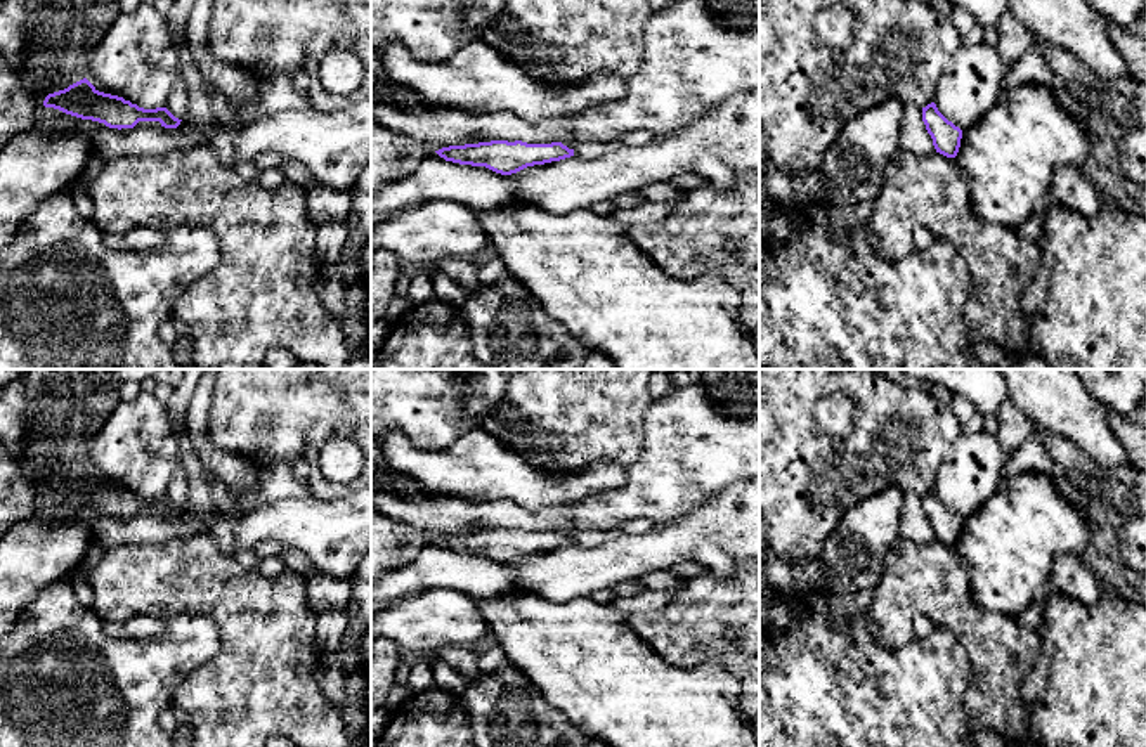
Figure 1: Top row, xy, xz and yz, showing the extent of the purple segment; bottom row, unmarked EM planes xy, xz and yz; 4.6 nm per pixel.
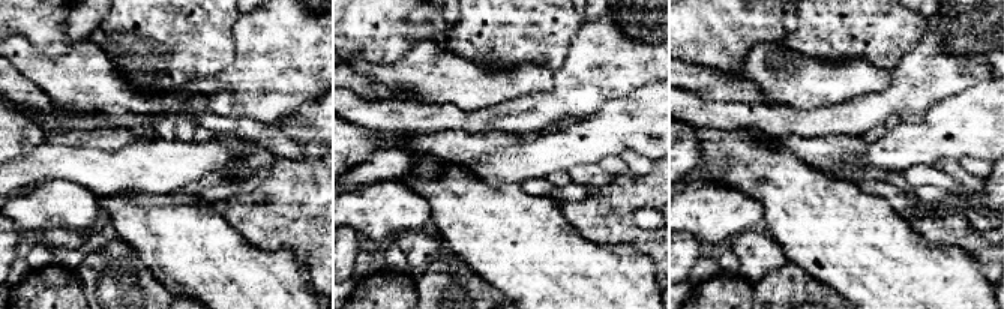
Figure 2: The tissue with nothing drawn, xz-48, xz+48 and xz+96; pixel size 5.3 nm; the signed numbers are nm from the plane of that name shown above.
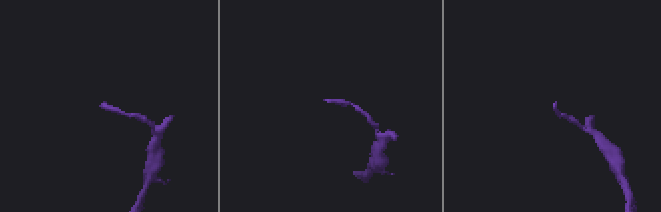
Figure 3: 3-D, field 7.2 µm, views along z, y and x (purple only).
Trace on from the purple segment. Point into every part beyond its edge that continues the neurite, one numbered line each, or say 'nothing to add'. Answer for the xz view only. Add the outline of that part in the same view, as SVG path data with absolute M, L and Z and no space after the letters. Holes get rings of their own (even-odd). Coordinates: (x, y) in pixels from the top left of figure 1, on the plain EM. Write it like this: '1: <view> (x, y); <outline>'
nothing to add

